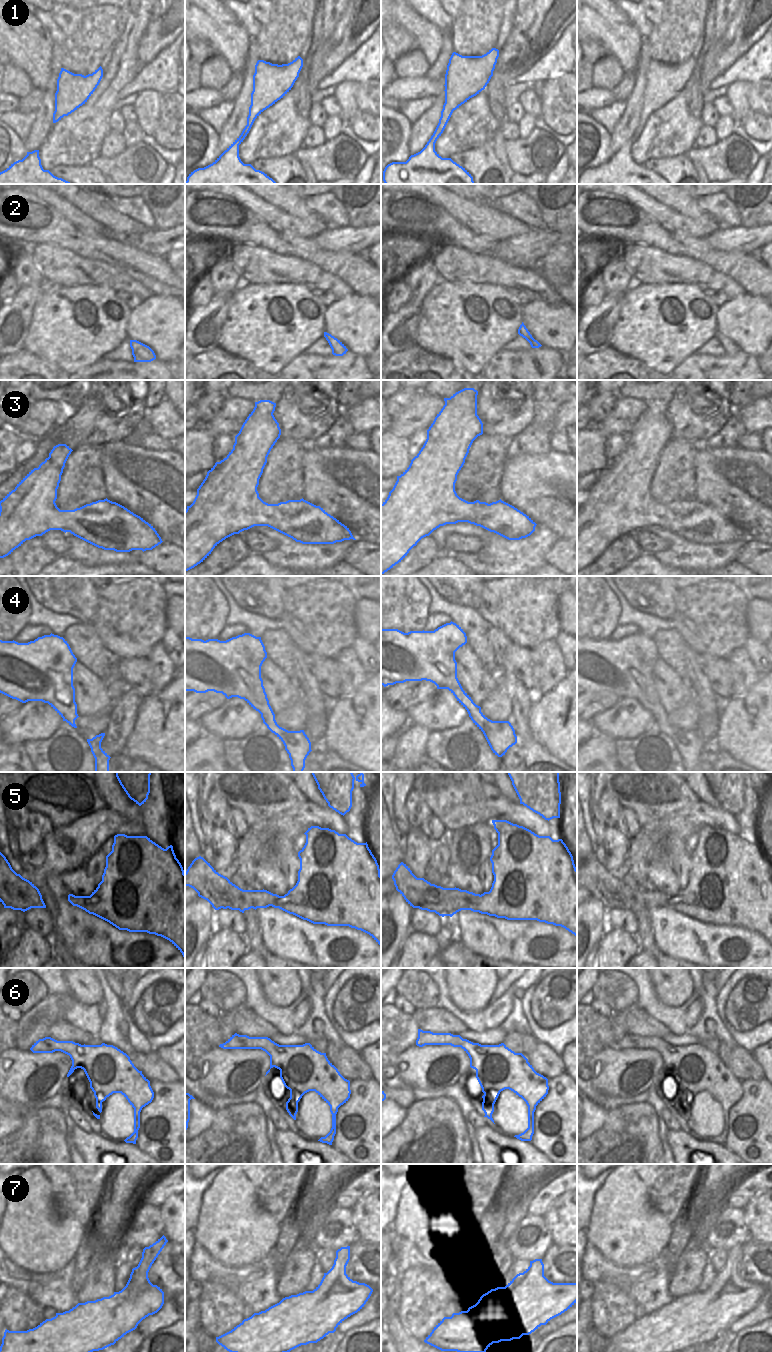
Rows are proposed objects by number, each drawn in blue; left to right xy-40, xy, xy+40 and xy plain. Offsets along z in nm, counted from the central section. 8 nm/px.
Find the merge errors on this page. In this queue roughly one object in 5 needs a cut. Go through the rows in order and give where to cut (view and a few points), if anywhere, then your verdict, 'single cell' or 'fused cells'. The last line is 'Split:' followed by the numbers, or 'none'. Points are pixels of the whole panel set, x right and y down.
1: no cut; single cell
2: no cut; single cell
3: no cut; single cell
4: no cut; single cell
5: cut in xy+40 along (481, 895), (469, 900), (471, 904), (469, 909); fused cells
6: no cut; single cell
7: no cut; single cell
Split: 5

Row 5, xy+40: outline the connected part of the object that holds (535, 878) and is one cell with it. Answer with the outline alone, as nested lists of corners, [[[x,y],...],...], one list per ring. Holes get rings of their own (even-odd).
[[[492,820],[492,823],[498,833],[498,845],[492,850],[490,857],[494,881],[489,892],[484,892],[480,898],[469,900],[472,904],[470,910],[507,920],[537,920],[561,926],[577,936],[577,869],[563,840],[539,836],[507,820]]]

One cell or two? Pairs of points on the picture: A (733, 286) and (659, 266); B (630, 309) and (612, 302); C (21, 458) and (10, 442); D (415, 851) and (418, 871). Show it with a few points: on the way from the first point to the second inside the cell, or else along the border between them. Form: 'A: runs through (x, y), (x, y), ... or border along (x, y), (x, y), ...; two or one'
A: runs through (715, 280), (708, 279), (696, 272), (677, 270); one
B: border along (622, 296), (620, 314), (613, 328); two
C: border along (21, 438), (15, 449), (15, 461), (18, 465); two
D: runs through (417, 856), (418, 866); one

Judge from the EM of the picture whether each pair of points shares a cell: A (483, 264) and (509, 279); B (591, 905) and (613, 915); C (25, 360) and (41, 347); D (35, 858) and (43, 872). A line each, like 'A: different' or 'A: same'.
A: same
B: different
C: different
D: different

